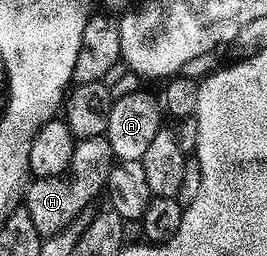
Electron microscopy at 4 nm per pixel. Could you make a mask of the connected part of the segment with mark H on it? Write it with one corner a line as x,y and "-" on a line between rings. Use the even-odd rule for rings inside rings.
106,137
79,138
74,144
70,167
59,178
34,178
27,185
24,204
41,238
48,238
67,228
80,214
81,209
91,205
95,201
93,198
105,191
108,172
113,168
115,161
112,144
108,144

